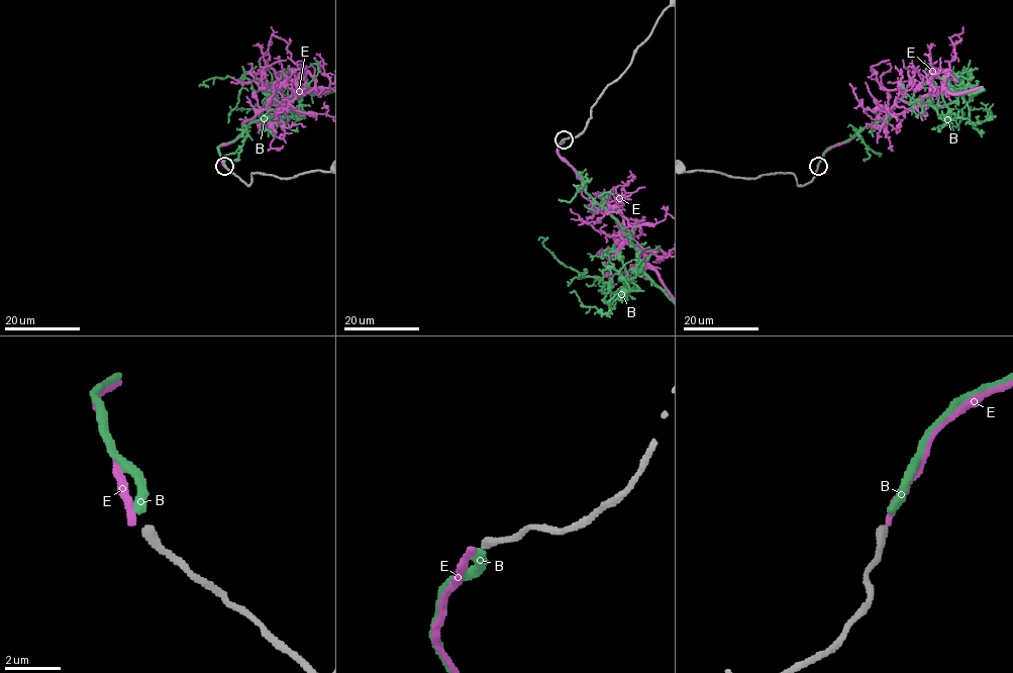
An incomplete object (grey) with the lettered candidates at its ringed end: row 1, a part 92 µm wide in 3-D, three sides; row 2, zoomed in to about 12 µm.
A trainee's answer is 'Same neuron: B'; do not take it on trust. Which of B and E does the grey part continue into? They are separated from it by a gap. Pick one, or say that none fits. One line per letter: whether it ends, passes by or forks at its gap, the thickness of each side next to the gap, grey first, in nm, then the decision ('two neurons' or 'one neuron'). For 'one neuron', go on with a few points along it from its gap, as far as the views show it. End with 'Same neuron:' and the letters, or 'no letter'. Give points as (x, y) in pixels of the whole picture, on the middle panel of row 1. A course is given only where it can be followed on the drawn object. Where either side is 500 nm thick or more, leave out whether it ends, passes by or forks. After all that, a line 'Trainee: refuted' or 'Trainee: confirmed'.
B: it ends; calibres 340 and 340 nm; two neurons
E: it ends; calibres 340 and 220 nm; one neuron
Same neuron: E
Trainee: refuted

